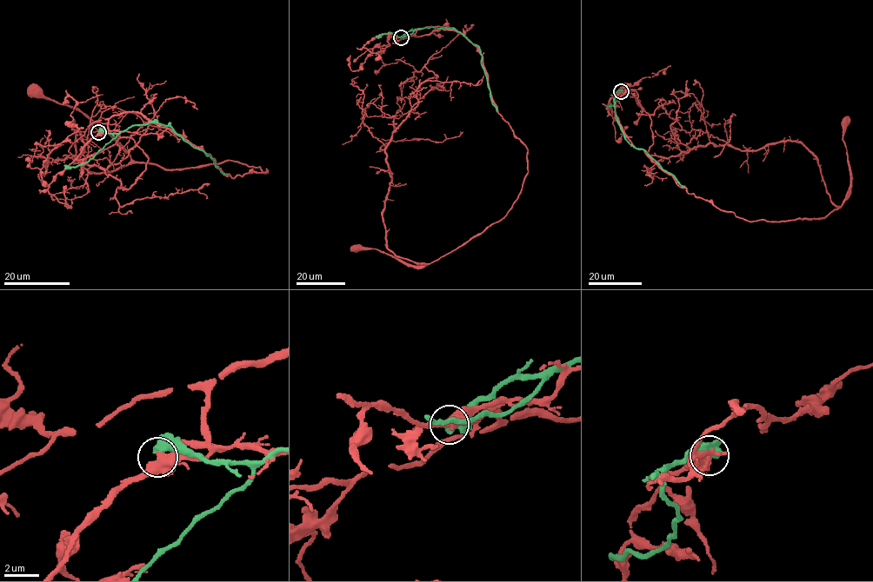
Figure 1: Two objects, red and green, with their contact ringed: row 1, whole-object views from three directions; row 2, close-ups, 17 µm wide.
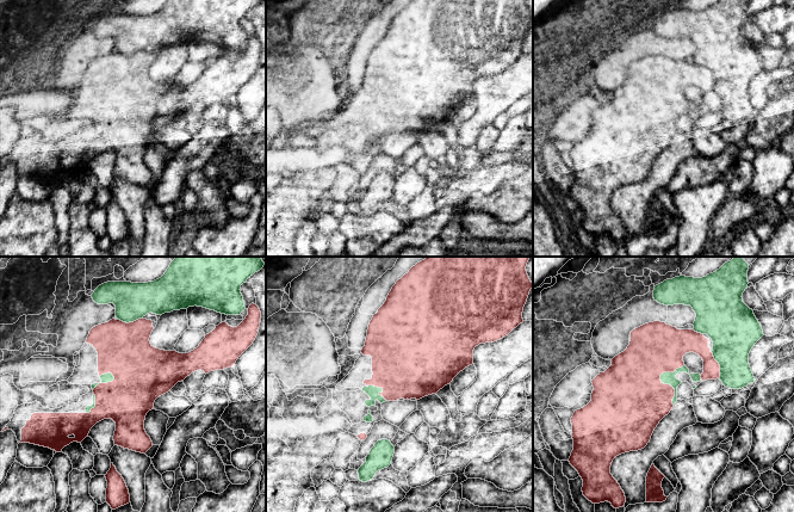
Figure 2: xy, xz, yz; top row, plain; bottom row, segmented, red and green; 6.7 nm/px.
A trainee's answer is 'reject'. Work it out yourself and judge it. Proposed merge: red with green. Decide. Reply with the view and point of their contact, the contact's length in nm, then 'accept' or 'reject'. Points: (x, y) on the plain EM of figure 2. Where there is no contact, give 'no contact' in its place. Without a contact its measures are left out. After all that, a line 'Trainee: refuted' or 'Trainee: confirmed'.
yz (661, 113) | 280 nm | reject
Trainee: confirmed

